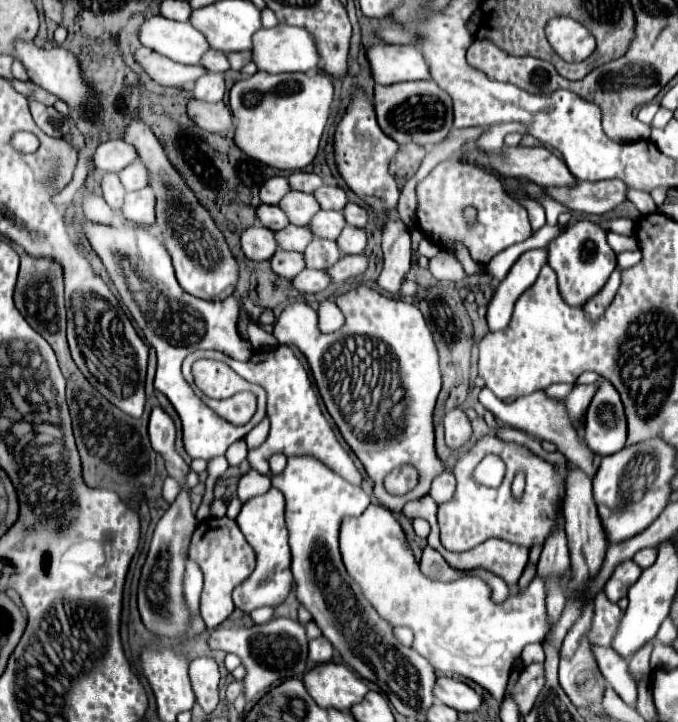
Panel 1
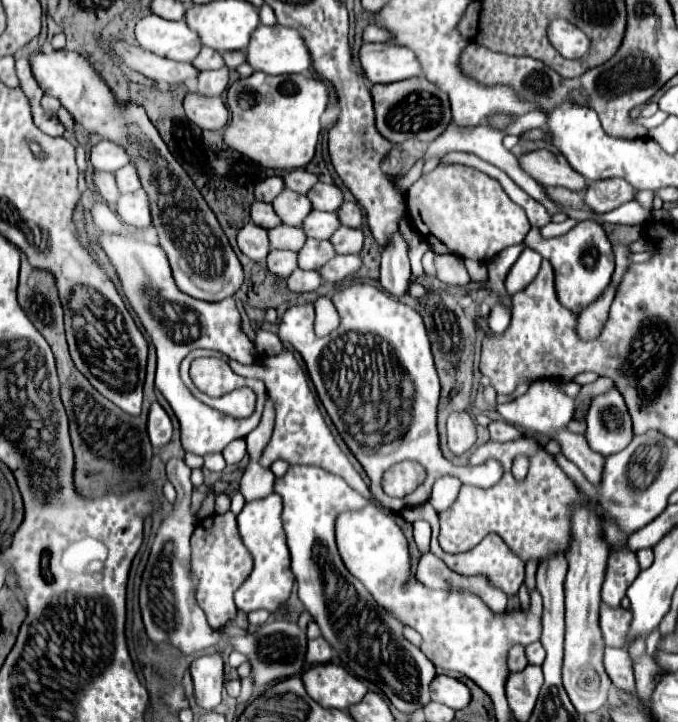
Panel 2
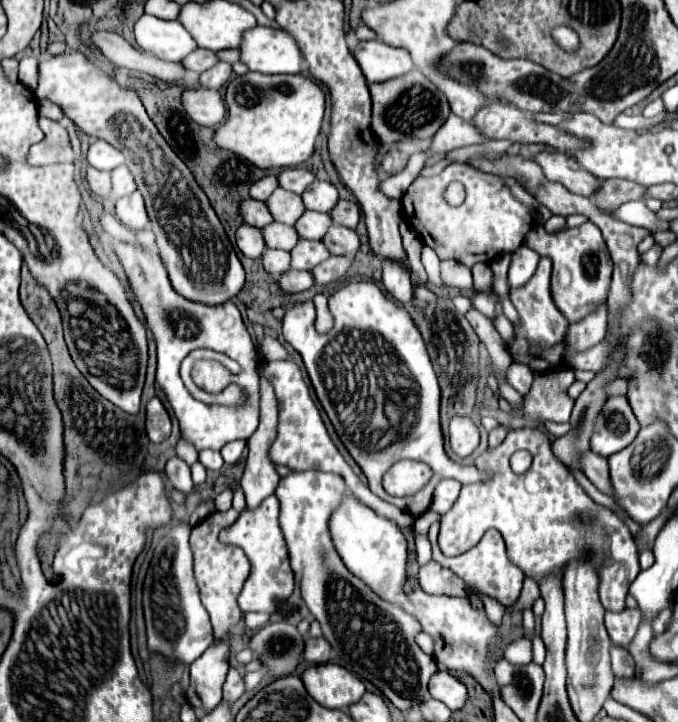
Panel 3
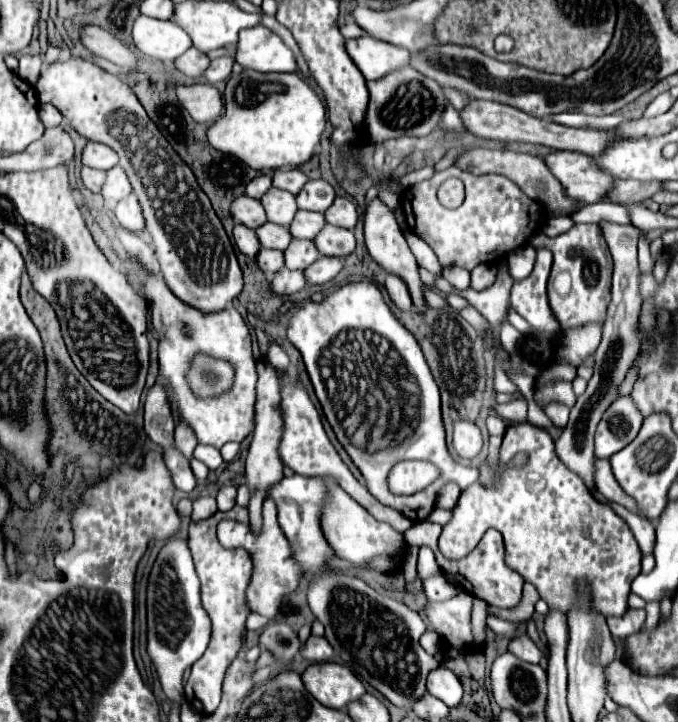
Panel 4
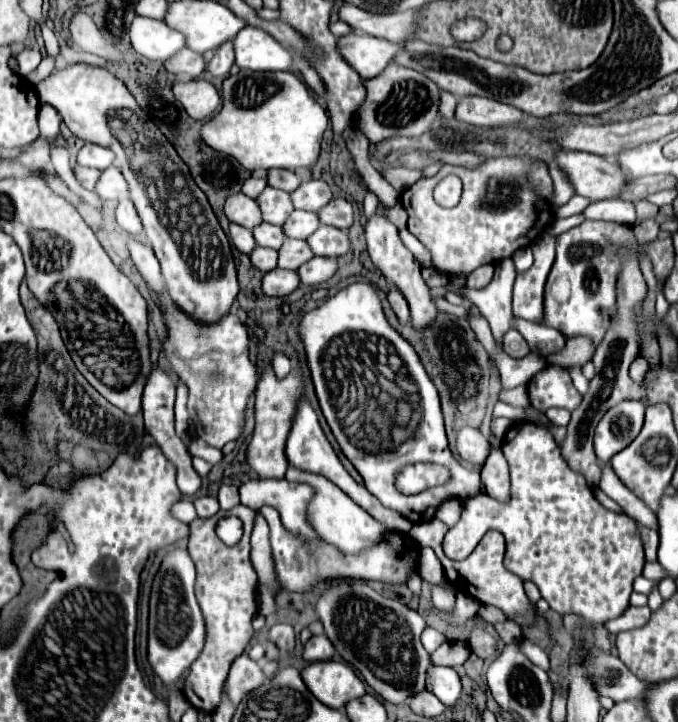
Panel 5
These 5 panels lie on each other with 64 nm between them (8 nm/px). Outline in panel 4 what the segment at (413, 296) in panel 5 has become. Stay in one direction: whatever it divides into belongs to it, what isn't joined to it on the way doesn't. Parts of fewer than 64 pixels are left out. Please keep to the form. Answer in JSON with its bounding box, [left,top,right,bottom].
[364,198,426,314]

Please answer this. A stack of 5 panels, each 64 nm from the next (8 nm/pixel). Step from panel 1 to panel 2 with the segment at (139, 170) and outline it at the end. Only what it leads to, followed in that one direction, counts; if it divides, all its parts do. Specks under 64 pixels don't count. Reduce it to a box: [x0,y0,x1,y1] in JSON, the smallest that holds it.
[114,164,140,194]

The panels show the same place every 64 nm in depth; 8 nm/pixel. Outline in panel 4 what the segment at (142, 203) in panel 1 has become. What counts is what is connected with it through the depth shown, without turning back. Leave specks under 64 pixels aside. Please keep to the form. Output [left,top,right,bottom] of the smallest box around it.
[116,194,144,232]

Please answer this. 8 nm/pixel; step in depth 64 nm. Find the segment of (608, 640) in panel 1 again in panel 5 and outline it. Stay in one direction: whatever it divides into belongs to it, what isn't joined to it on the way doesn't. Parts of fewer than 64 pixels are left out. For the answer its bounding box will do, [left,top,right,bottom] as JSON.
[604,606,650,634]

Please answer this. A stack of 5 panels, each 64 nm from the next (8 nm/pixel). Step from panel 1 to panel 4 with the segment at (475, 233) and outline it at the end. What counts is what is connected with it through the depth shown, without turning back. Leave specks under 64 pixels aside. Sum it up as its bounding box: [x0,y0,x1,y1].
[400,166,530,270]

